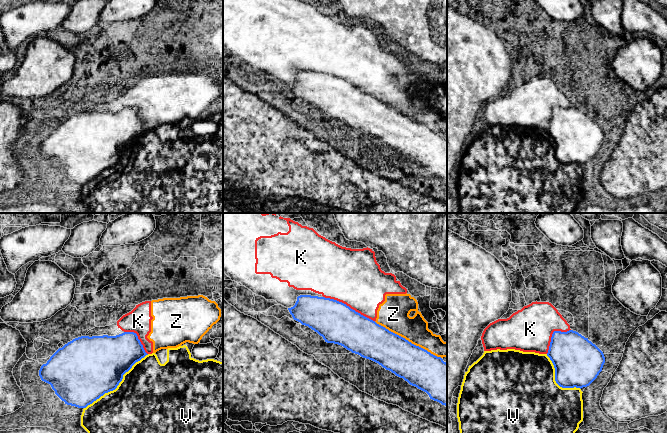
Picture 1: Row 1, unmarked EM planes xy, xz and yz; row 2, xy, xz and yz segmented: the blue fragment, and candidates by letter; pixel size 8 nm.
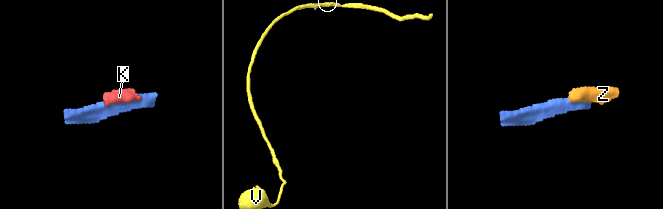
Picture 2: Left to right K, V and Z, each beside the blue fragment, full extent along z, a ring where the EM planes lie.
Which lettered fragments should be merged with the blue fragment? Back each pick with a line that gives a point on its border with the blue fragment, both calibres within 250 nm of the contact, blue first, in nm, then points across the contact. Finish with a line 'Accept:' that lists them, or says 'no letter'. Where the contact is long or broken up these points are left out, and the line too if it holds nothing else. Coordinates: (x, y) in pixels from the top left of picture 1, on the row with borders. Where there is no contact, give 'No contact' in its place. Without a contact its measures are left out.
Accept: no letter

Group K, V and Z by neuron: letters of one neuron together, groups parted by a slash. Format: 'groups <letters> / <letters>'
groups K Z / V

